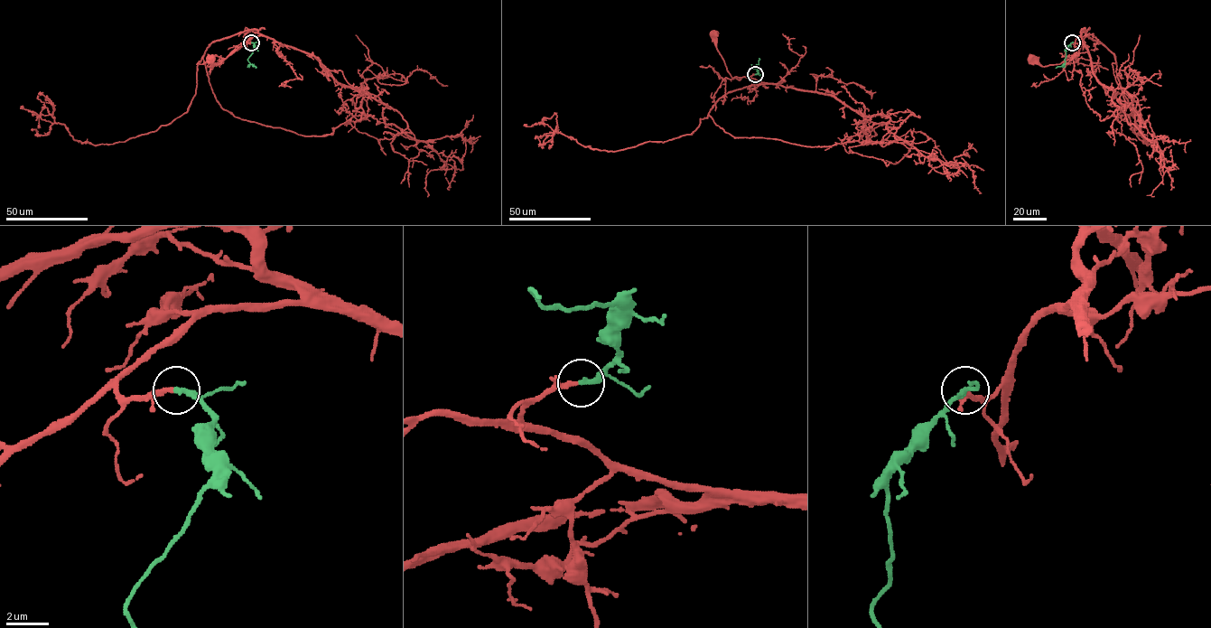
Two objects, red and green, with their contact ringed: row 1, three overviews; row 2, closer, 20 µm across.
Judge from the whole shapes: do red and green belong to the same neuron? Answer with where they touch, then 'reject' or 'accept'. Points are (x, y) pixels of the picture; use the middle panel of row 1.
(755, 74) | accept

